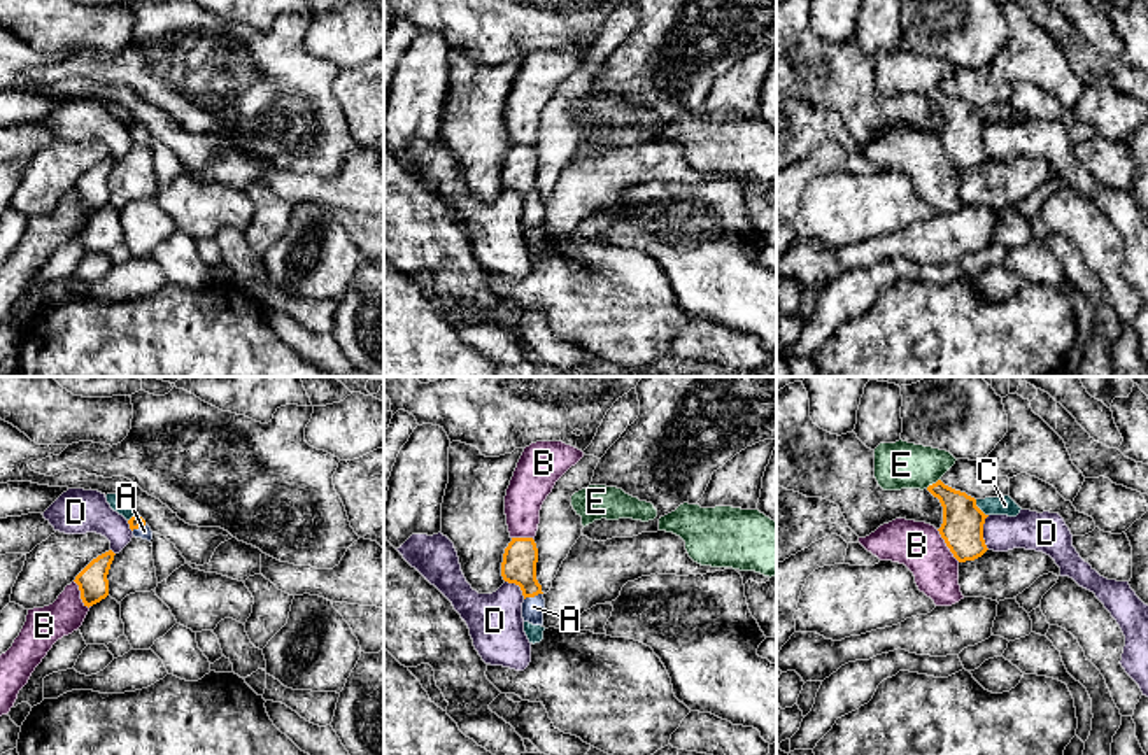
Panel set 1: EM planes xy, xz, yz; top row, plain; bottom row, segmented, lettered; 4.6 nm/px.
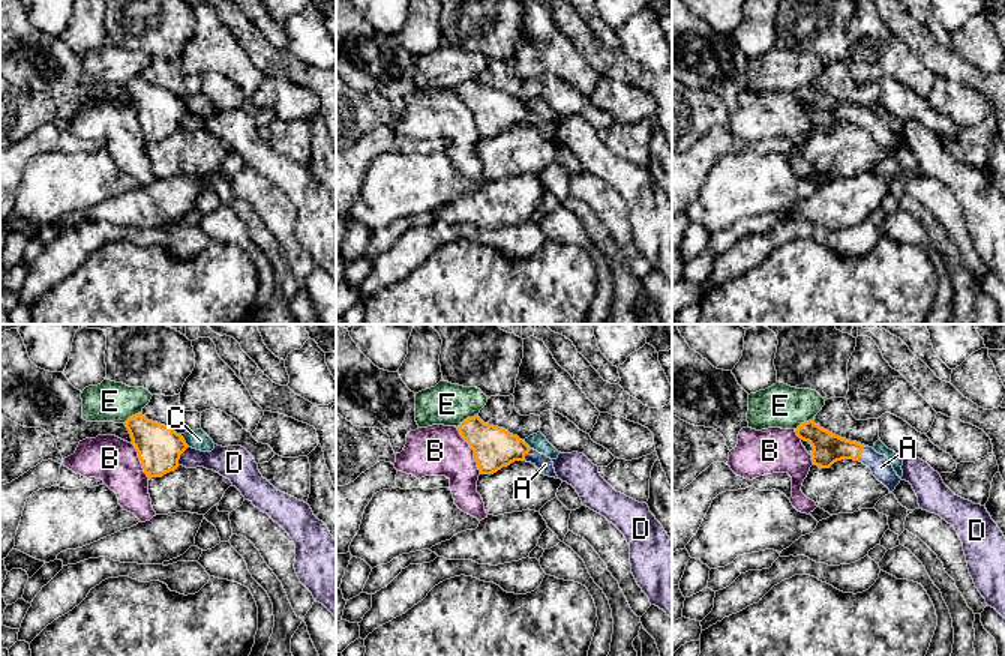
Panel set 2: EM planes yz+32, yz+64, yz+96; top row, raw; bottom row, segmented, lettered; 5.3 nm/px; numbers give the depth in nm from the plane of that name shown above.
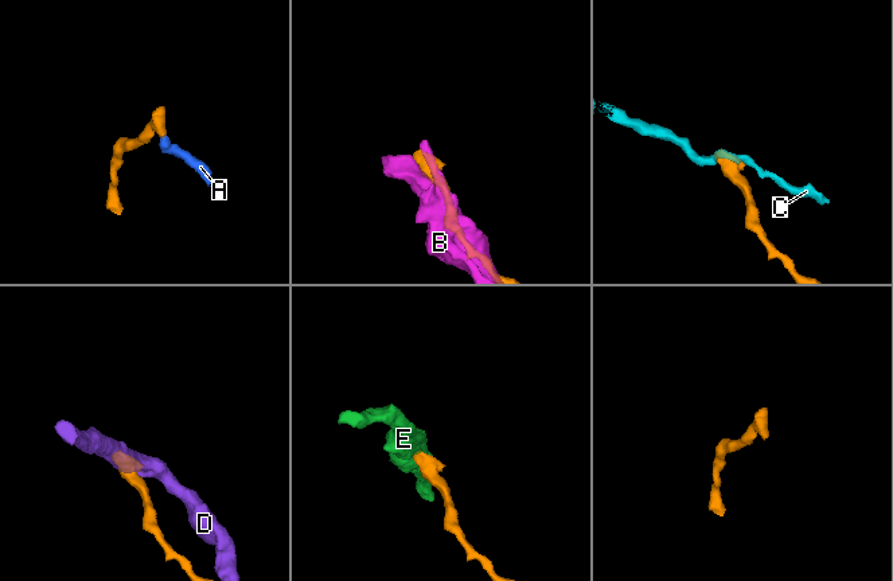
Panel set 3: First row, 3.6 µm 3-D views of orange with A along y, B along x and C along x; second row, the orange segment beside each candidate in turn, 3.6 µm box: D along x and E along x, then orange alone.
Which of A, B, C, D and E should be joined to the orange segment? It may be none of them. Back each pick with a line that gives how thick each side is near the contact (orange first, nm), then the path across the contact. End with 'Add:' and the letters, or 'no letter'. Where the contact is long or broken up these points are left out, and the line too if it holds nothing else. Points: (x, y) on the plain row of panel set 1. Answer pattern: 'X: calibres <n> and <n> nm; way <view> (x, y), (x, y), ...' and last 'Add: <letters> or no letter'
A: calibres 160 and 100 nm; way xz (519, 169), (533, 204), (533, 214)
Add: A

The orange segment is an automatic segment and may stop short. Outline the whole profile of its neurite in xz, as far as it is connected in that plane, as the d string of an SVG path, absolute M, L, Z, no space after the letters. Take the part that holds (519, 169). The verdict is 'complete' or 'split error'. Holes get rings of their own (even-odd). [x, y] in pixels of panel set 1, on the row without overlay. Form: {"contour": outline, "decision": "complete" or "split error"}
{"contour": "M512 145L503 161L501 184L521 194L522 226L533 233L543 233L545 207L536 187L538 156L533 145Z", "decision": "split error"}

